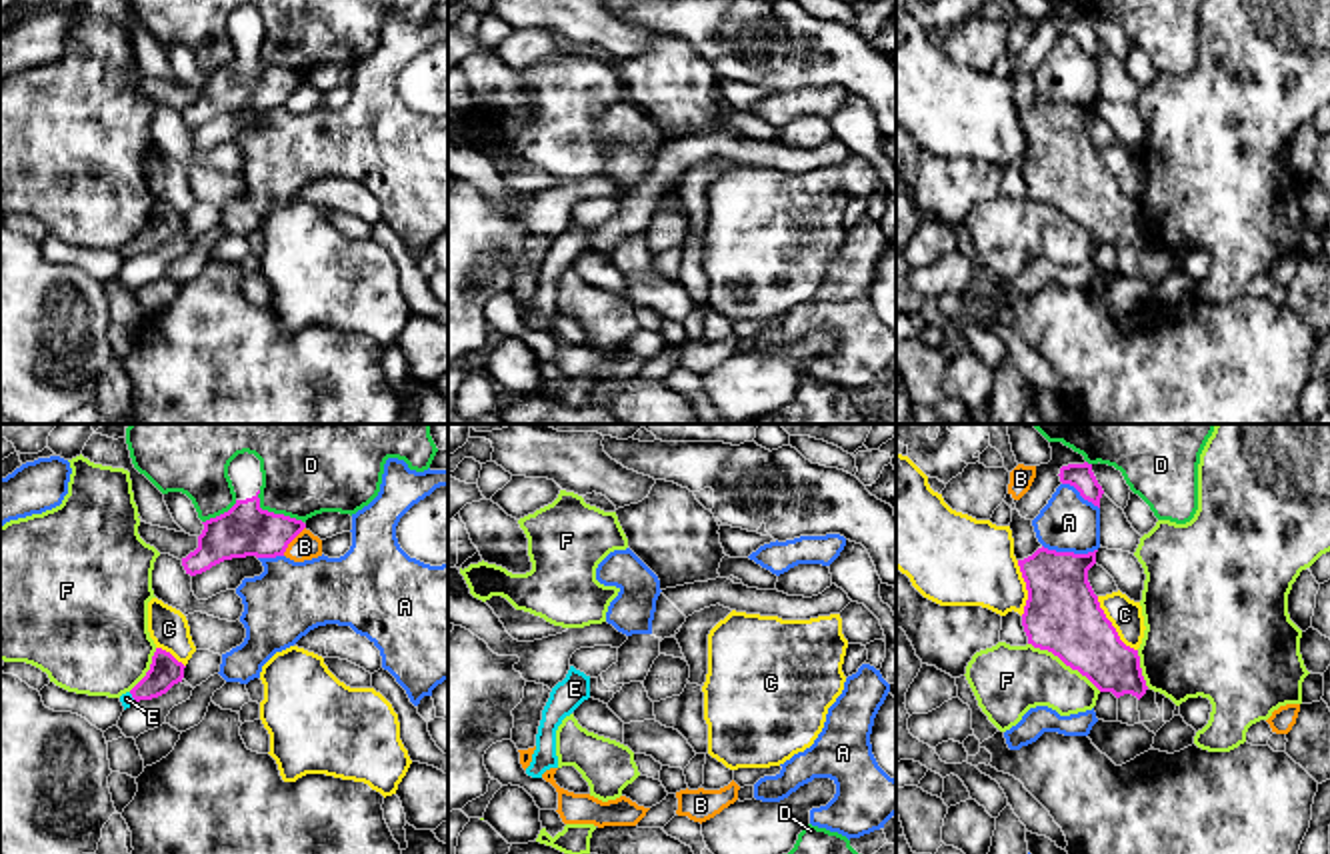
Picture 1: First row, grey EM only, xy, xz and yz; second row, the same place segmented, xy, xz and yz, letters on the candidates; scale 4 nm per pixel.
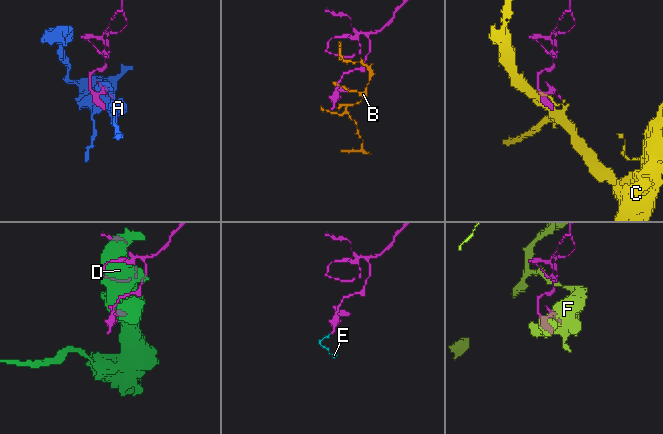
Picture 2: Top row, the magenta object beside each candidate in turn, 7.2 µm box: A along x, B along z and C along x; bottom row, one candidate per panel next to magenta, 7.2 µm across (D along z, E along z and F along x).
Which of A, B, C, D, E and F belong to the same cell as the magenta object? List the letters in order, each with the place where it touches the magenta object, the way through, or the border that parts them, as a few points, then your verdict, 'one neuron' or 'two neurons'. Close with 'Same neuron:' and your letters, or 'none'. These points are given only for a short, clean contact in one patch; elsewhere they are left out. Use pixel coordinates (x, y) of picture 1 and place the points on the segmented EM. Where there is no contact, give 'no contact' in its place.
A: yz (1070, 552) | two neurons
B: xy (292, 538) | two neurons
C: yz (1112, 626) | two neurons
D: xy (272, 512) | two neurons
E: xy (132, 696) | across xy (164, 670), (132, 696), (126, 698) | one neuron
F: yz (1064, 662) | two neurons
Same neuron: E

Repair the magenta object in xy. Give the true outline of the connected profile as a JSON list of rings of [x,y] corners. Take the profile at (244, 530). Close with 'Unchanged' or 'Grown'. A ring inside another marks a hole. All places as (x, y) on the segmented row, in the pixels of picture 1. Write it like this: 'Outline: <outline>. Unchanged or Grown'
Outline: [[[238,454],[228,476],[236,492],[236,504],[204,524],[198,548],[182,558],[186,574],[196,576],[232,558],[284,556],[288,544],[306,528],[302,520],[260,508],[262,472],[254,454]]]. Grown

